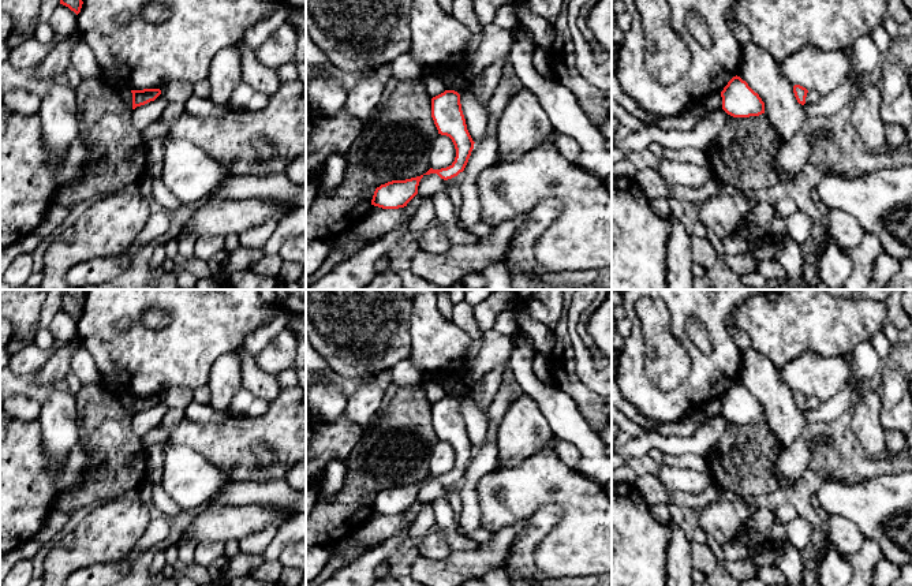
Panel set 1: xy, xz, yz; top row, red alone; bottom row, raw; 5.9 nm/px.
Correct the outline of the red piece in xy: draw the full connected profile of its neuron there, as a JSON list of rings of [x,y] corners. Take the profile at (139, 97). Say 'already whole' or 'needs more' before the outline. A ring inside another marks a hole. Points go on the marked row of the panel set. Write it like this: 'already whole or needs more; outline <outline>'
already whole; outline [[[143,89],[143,90],[131,90],[131,93],[132,93],[132,109],[135,109],[137,107],[154,101],[161,94],[161,90]]]

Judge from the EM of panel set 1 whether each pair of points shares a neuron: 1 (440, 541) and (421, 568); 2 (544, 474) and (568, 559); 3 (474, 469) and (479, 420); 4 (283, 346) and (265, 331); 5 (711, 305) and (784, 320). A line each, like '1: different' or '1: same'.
1: different
2: same
3: different
4: different
5: different

